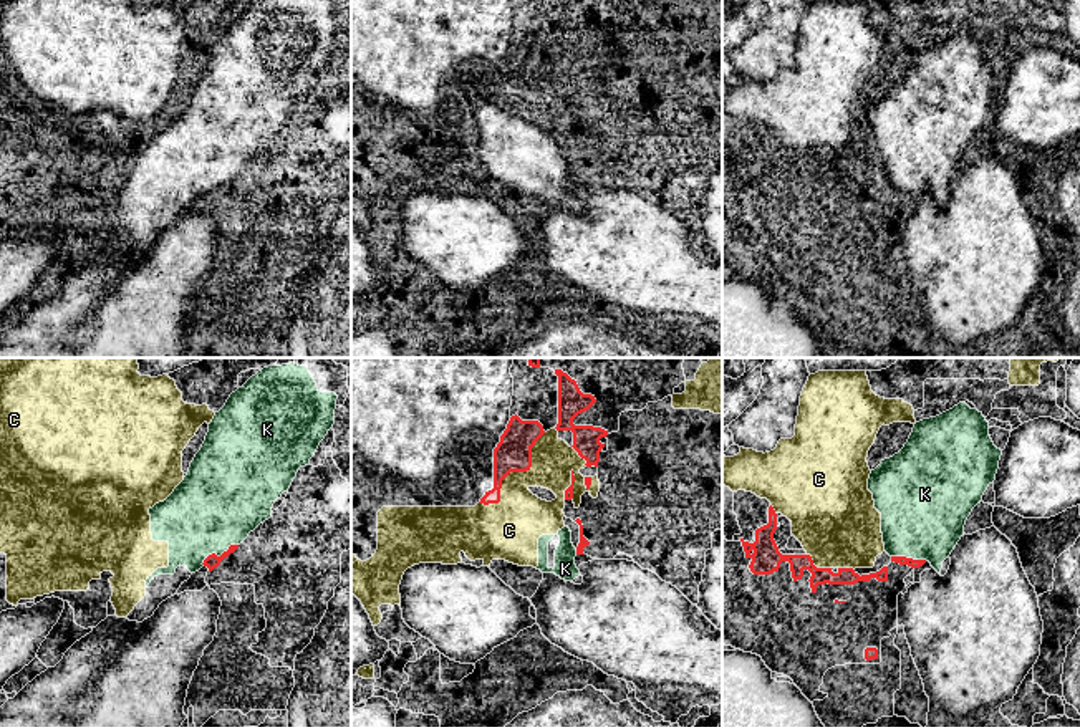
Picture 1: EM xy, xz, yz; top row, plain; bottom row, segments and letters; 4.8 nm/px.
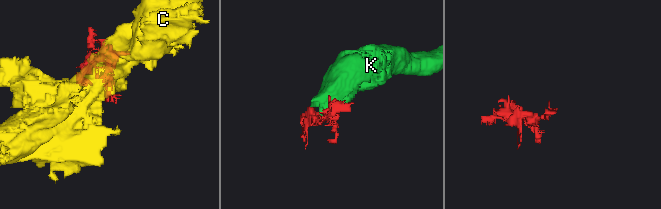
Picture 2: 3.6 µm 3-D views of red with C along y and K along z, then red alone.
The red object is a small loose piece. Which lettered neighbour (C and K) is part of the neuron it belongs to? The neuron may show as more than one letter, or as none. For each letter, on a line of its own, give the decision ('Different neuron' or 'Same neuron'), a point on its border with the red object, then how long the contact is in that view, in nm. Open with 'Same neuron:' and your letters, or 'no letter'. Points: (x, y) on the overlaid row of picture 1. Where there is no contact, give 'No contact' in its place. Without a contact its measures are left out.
Same neuron: K
C: Different neuron. Touches red at xz (512, 471). Shared border 480 nm
K: Same neuron. Touches red at xy (221, 555). Shared border 200 nm

